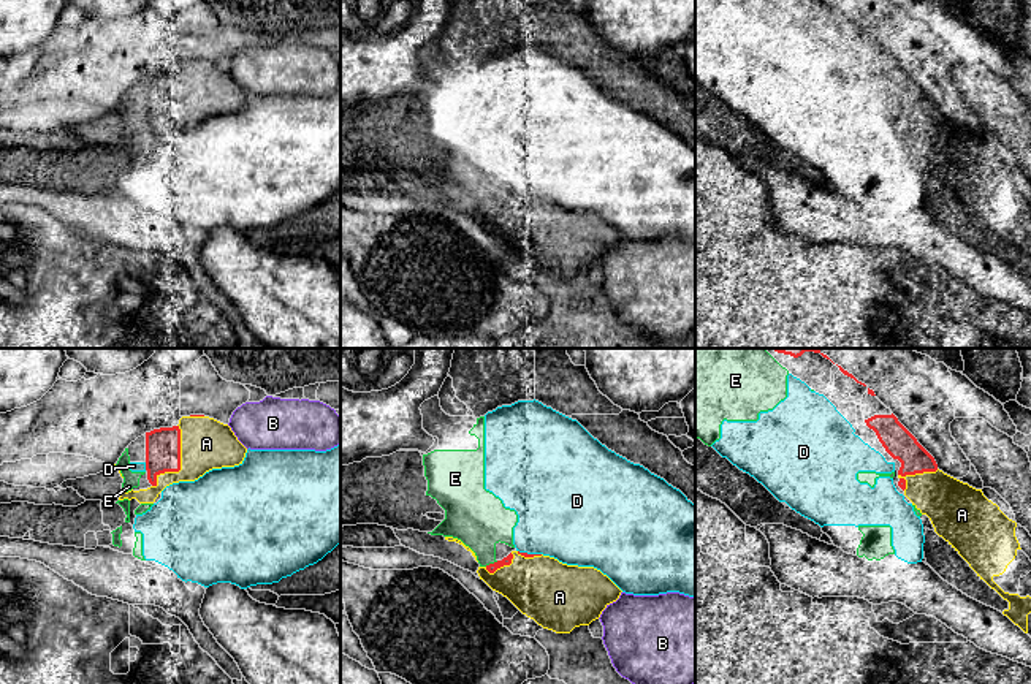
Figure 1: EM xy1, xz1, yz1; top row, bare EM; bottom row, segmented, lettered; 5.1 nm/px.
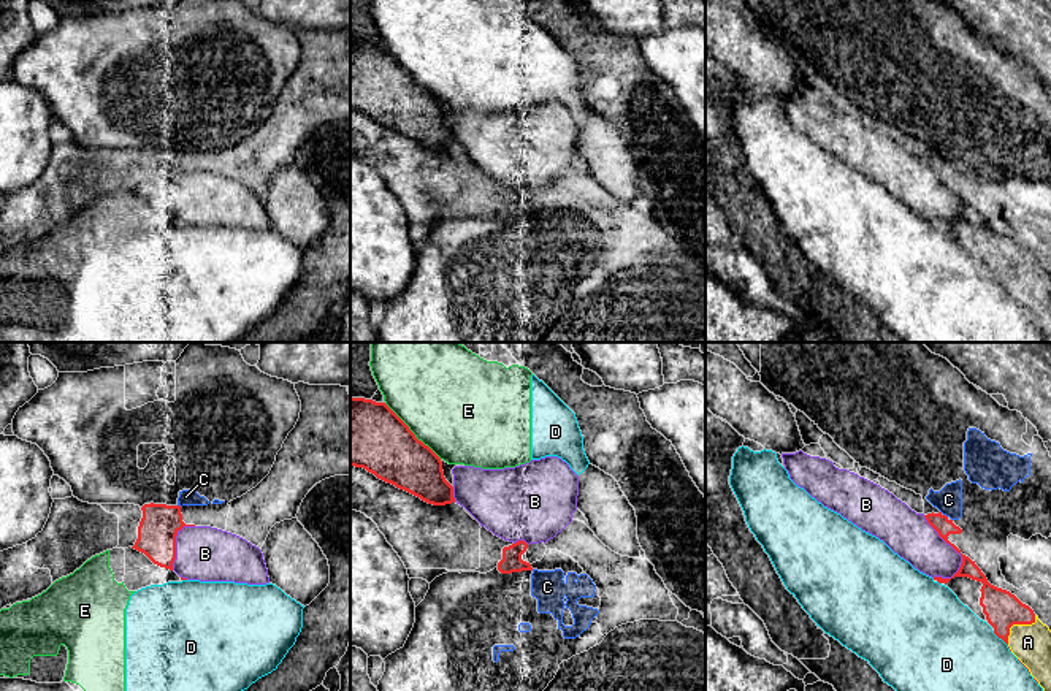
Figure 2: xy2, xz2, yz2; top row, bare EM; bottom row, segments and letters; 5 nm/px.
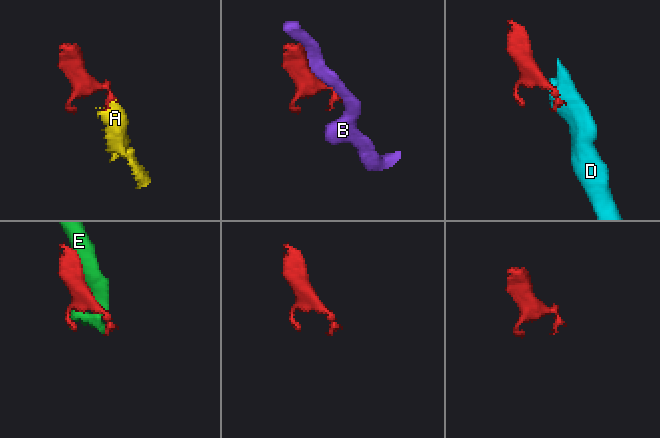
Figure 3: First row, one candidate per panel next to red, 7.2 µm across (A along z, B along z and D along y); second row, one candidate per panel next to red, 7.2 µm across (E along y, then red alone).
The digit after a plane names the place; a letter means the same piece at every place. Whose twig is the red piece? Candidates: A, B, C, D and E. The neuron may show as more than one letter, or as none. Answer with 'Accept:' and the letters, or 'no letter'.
Accept: A

